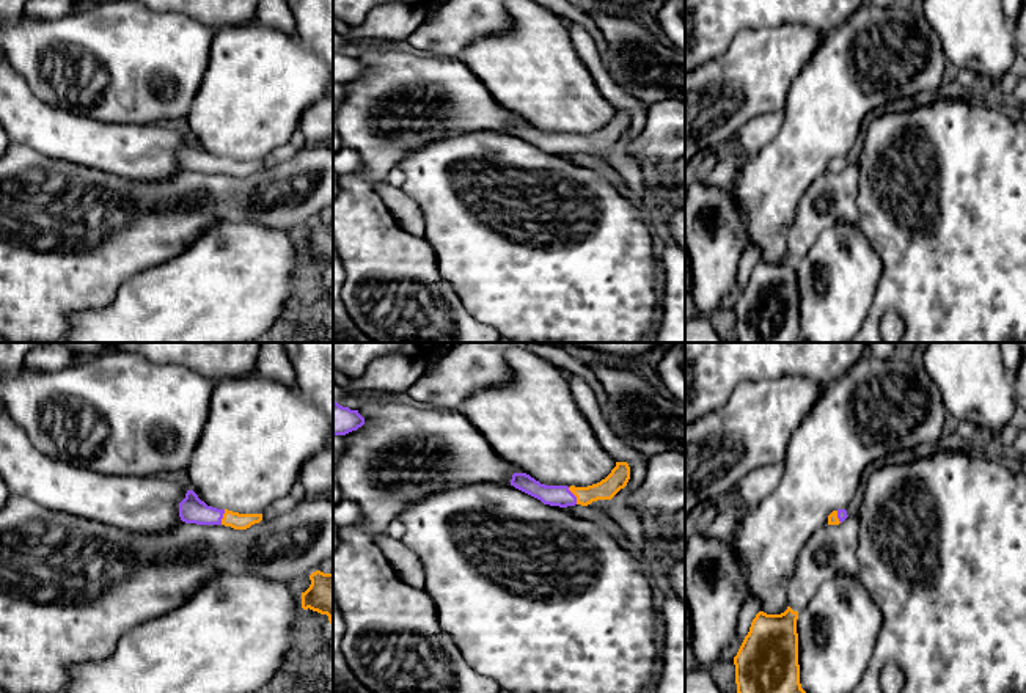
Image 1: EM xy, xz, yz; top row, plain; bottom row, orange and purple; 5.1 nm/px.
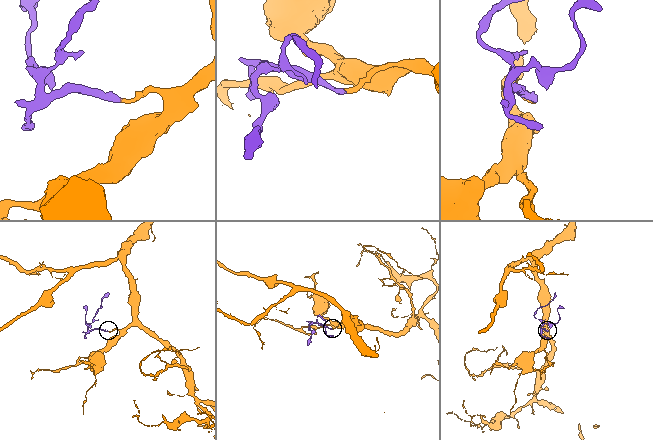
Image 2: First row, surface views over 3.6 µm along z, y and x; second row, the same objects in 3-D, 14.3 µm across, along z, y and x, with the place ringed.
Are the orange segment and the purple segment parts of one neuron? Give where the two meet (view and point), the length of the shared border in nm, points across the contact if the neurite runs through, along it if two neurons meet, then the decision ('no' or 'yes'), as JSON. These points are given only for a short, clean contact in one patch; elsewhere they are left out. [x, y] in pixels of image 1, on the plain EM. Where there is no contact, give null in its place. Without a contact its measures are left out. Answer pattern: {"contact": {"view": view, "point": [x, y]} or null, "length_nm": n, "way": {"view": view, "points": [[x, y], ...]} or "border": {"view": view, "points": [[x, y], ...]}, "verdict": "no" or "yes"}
{"contact": {"view": "xz", "point": [574, 142]}, "length_nm": 100, "way": {"view": "xz", "points": [[618, 126], [604, 139], [574, 142], [555, 143]]}, "verdict": "yes"}

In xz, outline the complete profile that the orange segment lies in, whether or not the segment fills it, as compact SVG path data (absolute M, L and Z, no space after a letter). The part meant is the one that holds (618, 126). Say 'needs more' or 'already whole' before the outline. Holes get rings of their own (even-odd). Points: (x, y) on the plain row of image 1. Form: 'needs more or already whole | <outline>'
needs more | M616 110L611 121L597 132L588 135L575 134L545 134L526 121L514 121L511 134L540 148L550 154L588 154L597 148L611 148L630 127L630 115L627 110Z

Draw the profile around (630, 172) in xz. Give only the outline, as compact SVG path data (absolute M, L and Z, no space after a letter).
M621 137L611 148L608 163L622 176L627 195L636 203L647 196L641 167L625 154L627 137Z

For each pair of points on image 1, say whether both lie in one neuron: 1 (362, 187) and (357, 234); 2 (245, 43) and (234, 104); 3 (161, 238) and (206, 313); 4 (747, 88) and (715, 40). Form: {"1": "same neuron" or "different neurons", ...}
{"1": "same neuron", "2": "same neuron", "3": "different neurons", "4": "different neurons"}

